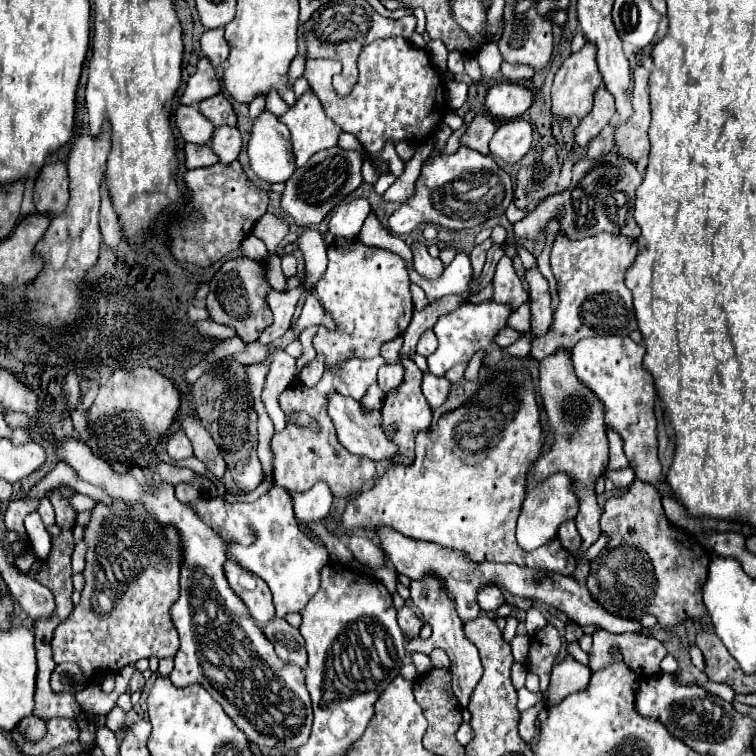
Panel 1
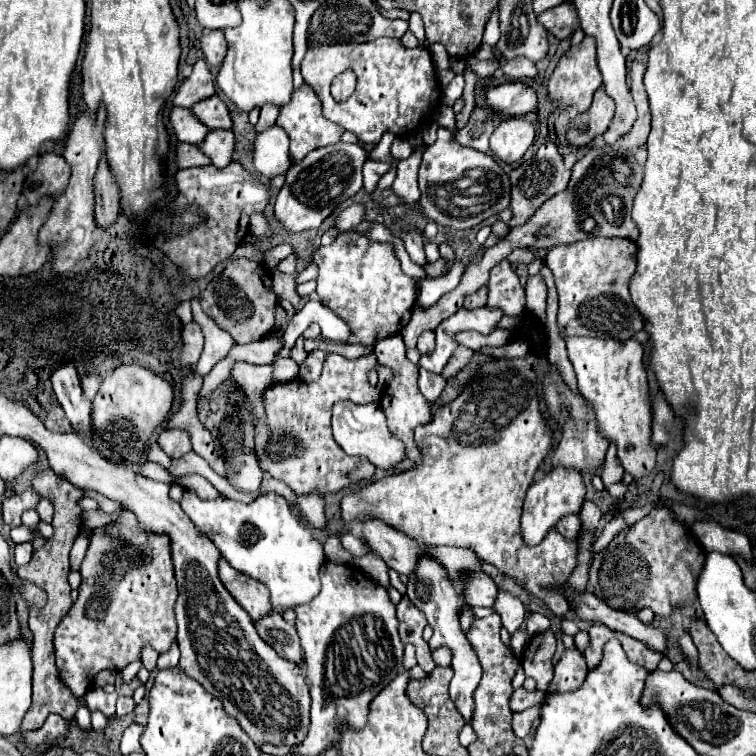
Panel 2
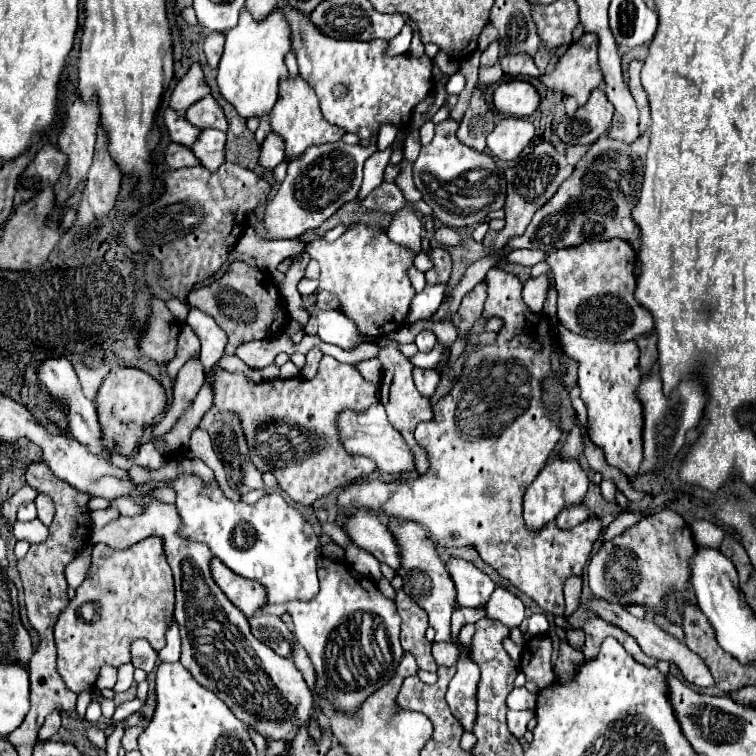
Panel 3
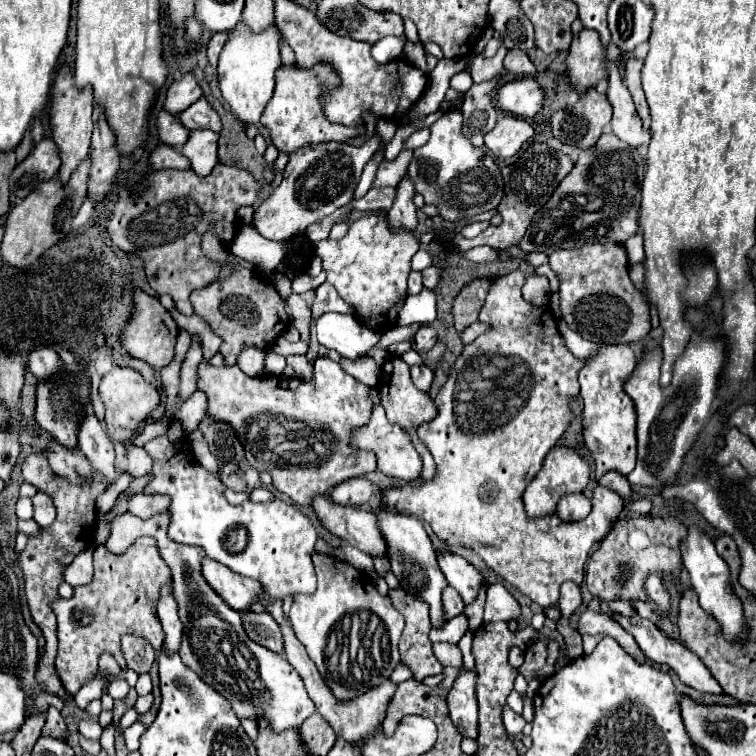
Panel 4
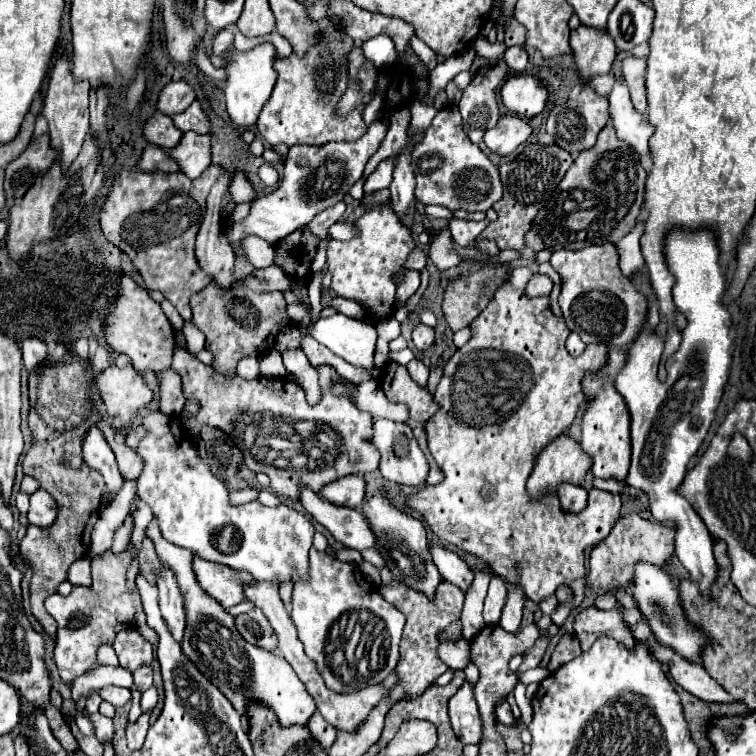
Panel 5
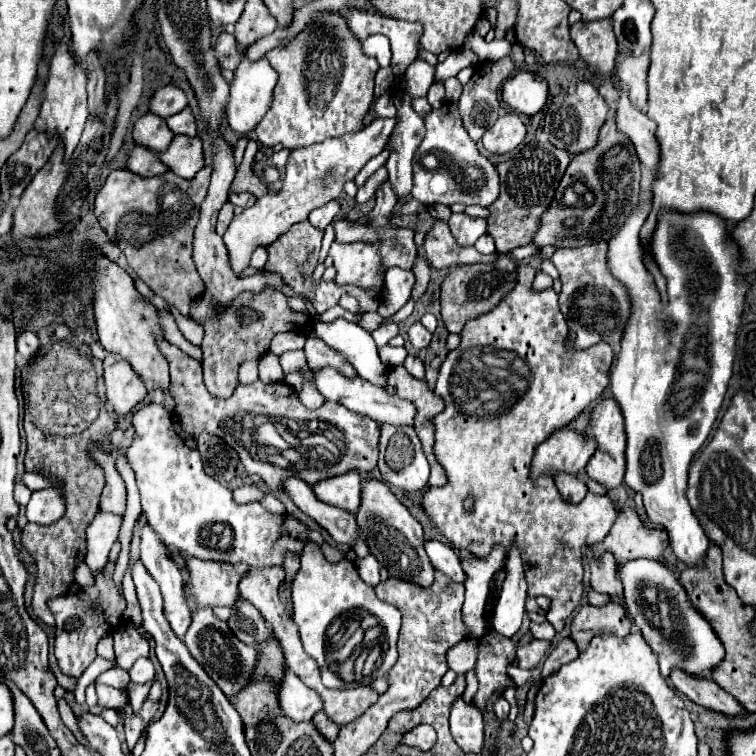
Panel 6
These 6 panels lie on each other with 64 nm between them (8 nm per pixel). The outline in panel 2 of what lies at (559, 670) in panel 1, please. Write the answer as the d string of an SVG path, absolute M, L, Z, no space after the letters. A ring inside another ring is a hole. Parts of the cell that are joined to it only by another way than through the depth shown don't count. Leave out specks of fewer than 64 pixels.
M564 650L560 662L554 666L554 678L548 692L572 692L582 686L586 678L584 656L578 650Z

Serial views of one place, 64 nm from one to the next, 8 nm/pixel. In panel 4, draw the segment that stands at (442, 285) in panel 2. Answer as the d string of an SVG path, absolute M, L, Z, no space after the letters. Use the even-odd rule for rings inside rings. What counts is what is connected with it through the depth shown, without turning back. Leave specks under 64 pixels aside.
M422 290L416 296L408 296L398 315L399 326L410 326L414 322L430 324L436 320L436 306L434 306L434 292Z

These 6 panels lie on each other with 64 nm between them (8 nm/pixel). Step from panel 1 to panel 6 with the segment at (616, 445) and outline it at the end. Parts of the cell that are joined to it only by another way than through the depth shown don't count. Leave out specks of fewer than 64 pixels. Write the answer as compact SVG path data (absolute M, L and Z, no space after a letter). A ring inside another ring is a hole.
M520 264L518 272L524 272L524 276L518 278L514 290L492 312L466 322L460 332L460 346L448 352L440 366L434 392L446 402L446 410L434 418L434 452L448 474L448 484L442 488L430 488L424 494L424 512L450 544L476 556L488 556L492 546L498 542L506 548L516 542L524 560L528 596L536 598L544 594L550 598L551 606L545 617L554 630L560 632L566 618L574 612L584 594L582 550L604 540L618 512L614 510L610 498L592 492L586 494L580 504L568 504L562 500L550 476L532 484L530 464L536 448L552 432L568 426L604 392L608 386L608 370L612 366L614 352L606 342L598 342L582 352L566 350L562 340L568 334L568 328L564 316L558 312L558 294L552 288L540 292L532 288L532 280L536 276L532 266ZM346 472L344 476L332 476L328 480L320 480L320 484L312 486L314 494L336 508L356 512L360 506L360 474ZM468 494L474 496L474 512L466 512L462 506Z

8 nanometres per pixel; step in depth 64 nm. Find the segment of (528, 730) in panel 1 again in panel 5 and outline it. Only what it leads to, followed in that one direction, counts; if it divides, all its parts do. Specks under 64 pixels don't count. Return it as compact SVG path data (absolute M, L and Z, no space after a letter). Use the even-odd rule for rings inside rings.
M500 702L500 704L496 706L496 716L498 716L498 720L500 720L502 724L506 724L506 726L512 726L512 724L516 722L514 716L512 716L512 712L510 712L508 702Z

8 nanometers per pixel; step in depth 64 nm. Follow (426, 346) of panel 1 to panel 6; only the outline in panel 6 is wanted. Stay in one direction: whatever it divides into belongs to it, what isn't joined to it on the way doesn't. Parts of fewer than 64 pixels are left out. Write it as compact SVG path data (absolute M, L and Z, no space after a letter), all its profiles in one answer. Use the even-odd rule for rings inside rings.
M416 322L416 324L412 324L412 326L408 328L408 340L412 342L412 346L414 346L416 350L426 348L426 346L430 344L430 338L432 338L432 334L430 334L420 322Z

